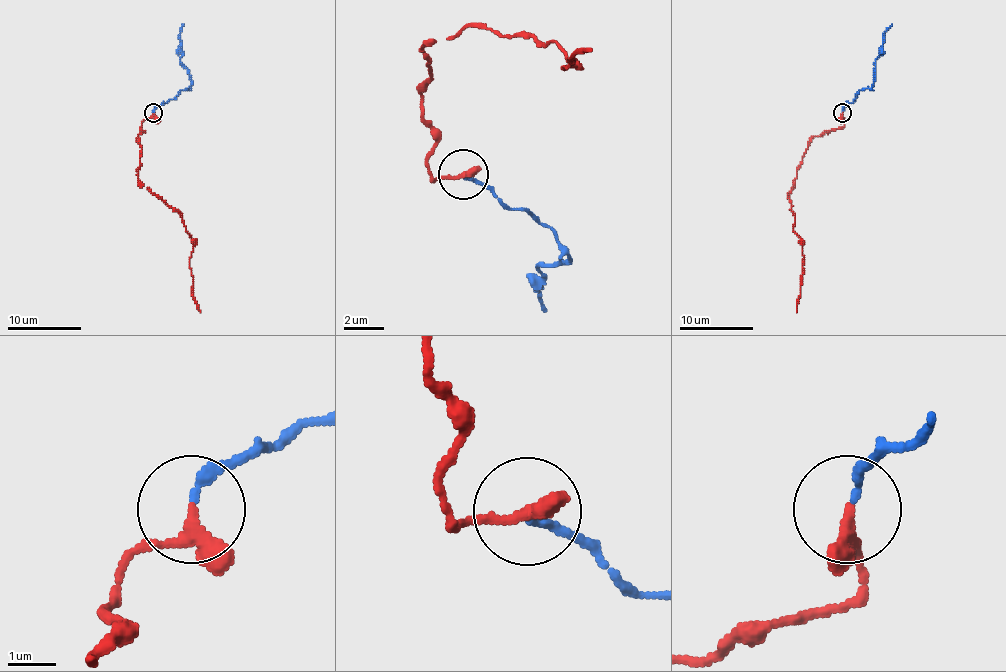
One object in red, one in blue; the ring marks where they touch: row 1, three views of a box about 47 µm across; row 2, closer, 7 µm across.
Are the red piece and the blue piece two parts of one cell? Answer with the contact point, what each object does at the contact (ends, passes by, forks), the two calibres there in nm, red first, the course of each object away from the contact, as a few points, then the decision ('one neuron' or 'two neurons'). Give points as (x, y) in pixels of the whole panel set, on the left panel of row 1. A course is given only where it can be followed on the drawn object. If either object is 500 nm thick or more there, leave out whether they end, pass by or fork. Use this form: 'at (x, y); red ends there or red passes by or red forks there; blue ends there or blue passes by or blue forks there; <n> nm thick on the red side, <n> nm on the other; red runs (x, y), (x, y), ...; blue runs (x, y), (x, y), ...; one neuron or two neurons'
at (153, 112); red passes by; blue ends there; 240 nm thick on the red side, 180 nm on the other; red runs (152, 112), (140, 127), (140, 180), (180, 215), (185, 231), (193, 239), (189, 264), (193, 297), (200, 312); blue runs (152, 112), (191, 86), (189, 70), (180, 59), (180, 33), (184, 24); one neuron

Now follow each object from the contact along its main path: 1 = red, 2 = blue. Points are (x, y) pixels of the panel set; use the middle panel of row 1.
1: (462, 175), (427, 175), (427, 45), (487, 25), (552, 40), (572, 60), (562, 70), (592, 50)
2: (462, 175), (547, 225), (567, 255), (562, 260), (537, 265), (542, 275), (537, 285), (547, 310)

